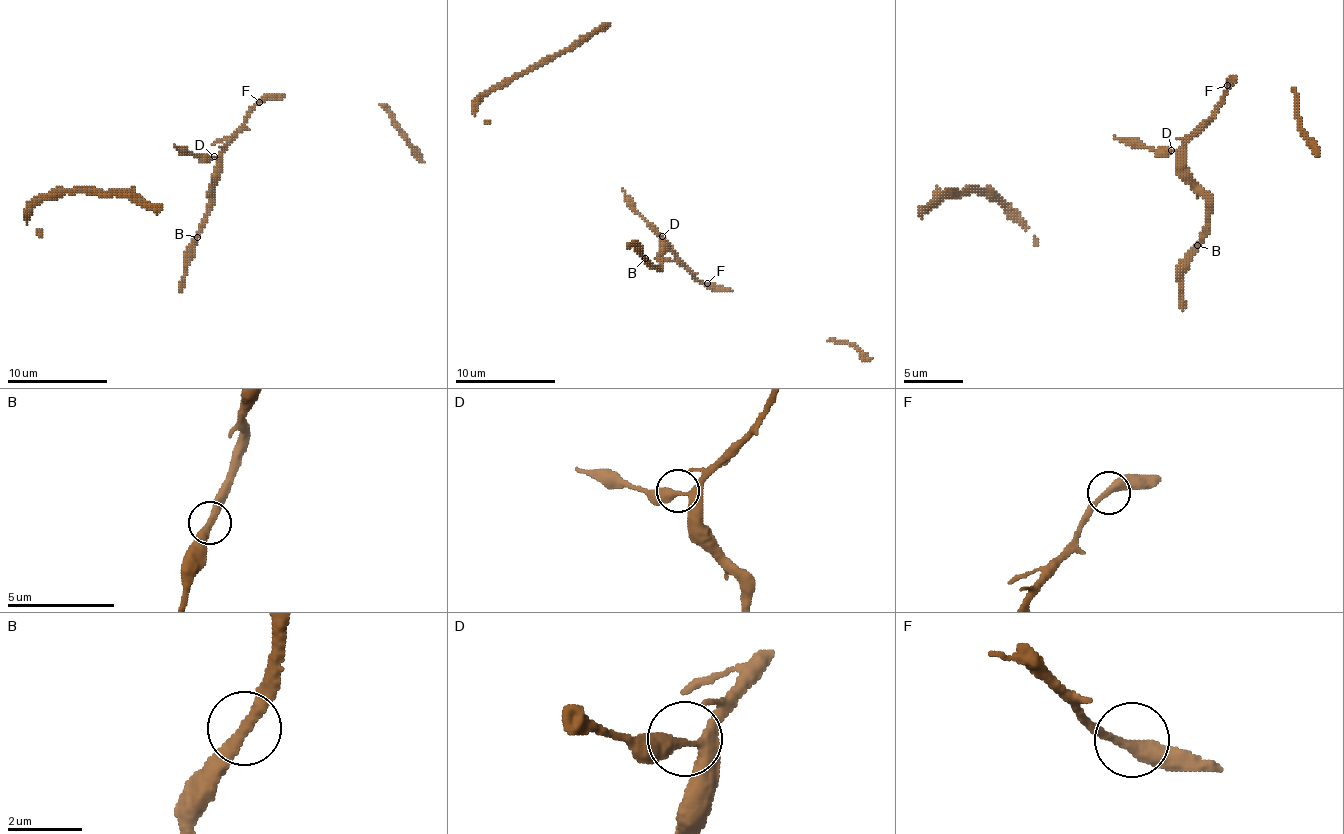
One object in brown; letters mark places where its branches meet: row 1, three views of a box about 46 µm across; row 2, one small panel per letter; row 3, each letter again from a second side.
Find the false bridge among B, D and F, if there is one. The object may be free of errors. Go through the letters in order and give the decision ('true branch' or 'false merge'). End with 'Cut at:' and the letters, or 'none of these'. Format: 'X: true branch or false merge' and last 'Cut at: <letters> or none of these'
B: true branch
D: false merge
F: true branch
Cut at: D

